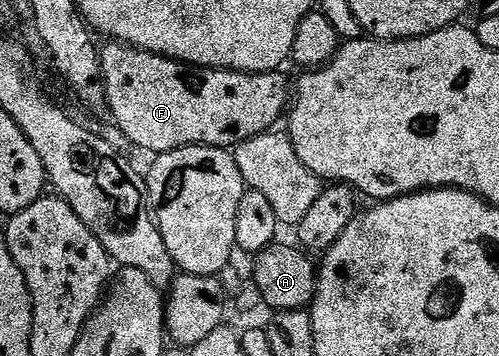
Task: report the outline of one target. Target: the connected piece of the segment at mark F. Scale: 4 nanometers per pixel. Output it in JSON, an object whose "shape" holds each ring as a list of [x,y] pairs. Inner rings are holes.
{"shape":[[[111,40],[103,44],[100,49],[102,55],[102,86],[106,89],[105,108],[110,109],[118,129],[138,149],[147,149],[150,155],[167,153],[173,149],[183,149],[189,145],[211,145],[217,149],[233,150],[235,146],[244,143],[245,140],[260,136],[262,133],[271,132],[278,120],[283,120],[288,106],[292,101],[292,81],[285,77],[285,72],[272,73],[241,73],[235,69],[204,69],[200,65],[186,65],[182,61],[173,61],[170,57],[162,57],[158,53],[145,53],[142,49],[135,49],[133,45],[127,45],[121,41]]]}

